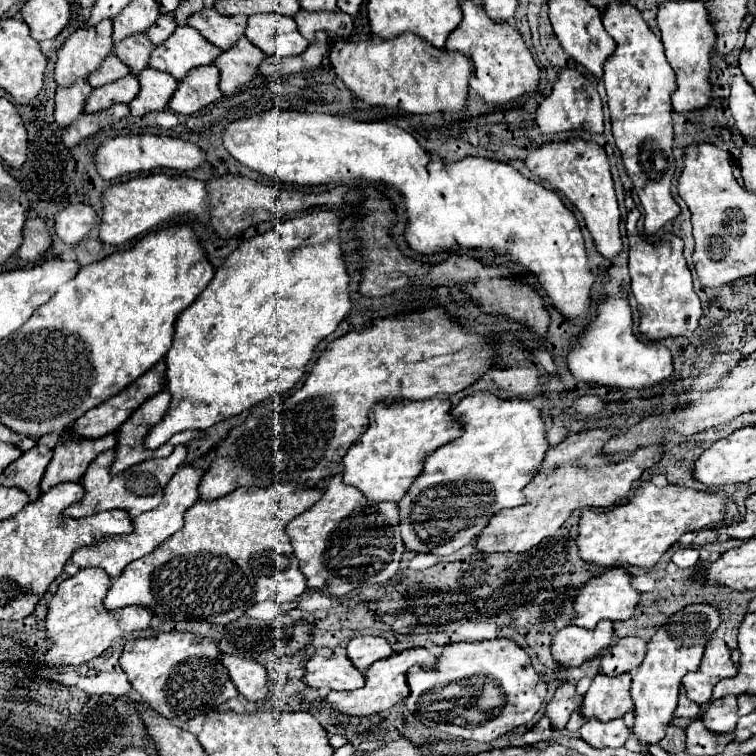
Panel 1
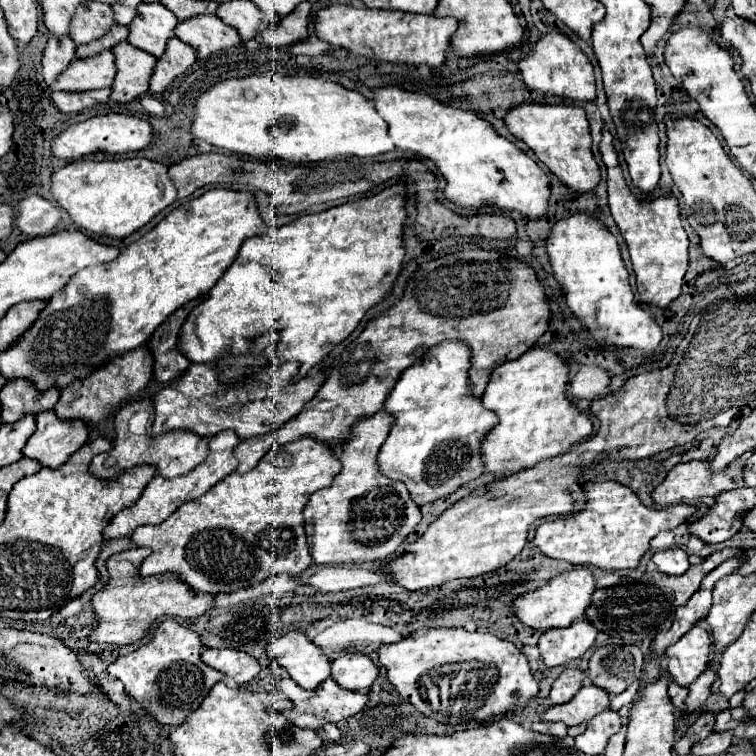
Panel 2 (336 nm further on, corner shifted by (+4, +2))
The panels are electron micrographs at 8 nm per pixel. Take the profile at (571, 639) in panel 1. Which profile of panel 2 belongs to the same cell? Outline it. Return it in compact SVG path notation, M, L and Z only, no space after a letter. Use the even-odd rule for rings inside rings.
M584 619L574 621L564 629L548 629L540 635L538 649L546 667L558 667L582 657L596 639L598 631Z

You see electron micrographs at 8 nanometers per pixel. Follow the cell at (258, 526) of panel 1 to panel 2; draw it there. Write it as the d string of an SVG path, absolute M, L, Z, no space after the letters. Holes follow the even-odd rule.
M302 437L286 445L272 447L260 463L248 473L232 473L214 485L206 495L190 503L180 505L166 523L160 525L140 525L132 533L132 541L138 547L150 547L152 555L144 559L140 573L144 577L156 573L178 573L194 591L200 593L232 593L238 589L248 589L258 583L264 583L272 575L290 573L300 575L312 563L306 545L304 517L302 511L310 495L318 489L324 489L332 483L334 475L340 471L340 461L334 457L334 451L328 443L314 437Z

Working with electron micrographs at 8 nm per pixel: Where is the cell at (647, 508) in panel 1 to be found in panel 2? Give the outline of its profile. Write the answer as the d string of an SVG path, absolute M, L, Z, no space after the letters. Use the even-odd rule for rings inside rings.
M586 483L584 485L586 505L582 511L558 517L554 521L544 521L536 529L534 545L552 559L564 559L572 565L592 565L606 571L636 569L640 557L648 551L648 543L660 531L670 531L684 523L696 507L690 505L670 505L664 509L648 509L640 503L638 495L616 483Z

